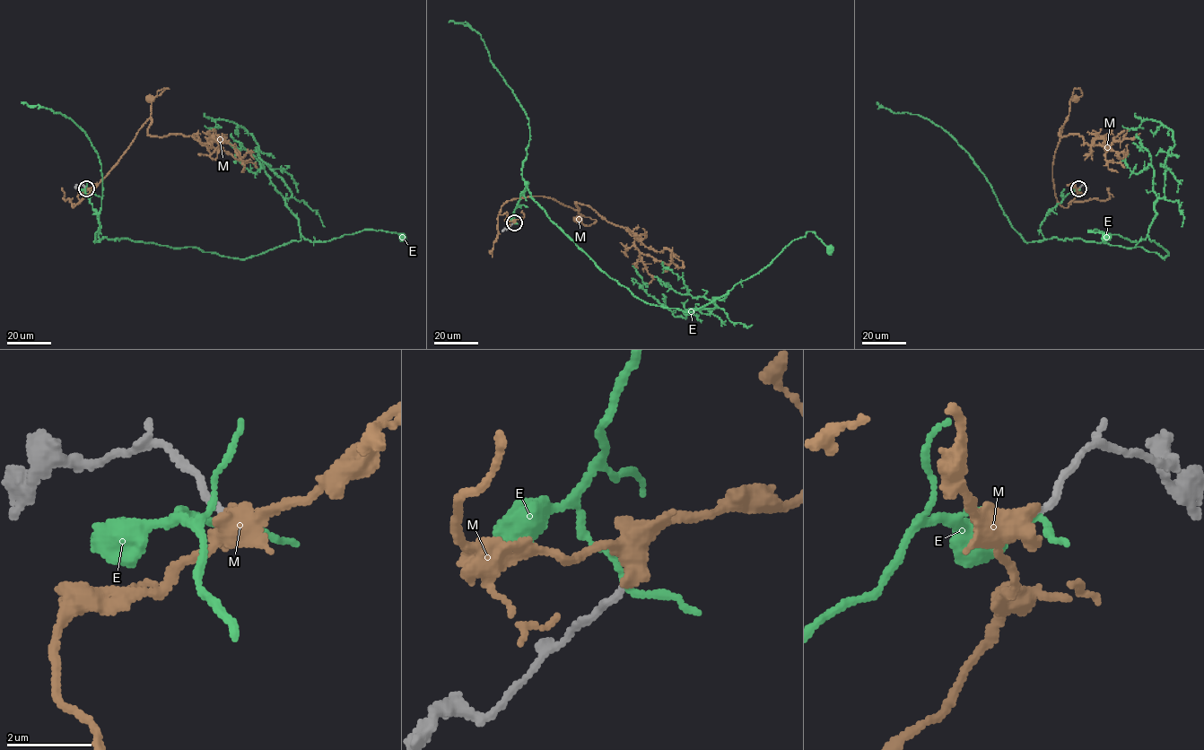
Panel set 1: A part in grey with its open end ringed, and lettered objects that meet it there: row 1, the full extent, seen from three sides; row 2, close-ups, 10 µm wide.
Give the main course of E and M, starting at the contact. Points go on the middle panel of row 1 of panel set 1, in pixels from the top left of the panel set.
E: (513, 222), (527, 184), (546, 216), (610, 277), (651, 304), (684, 311), (728, 294), (807, 231), (828, 249)
M: (514, 222), (505, 220), (501, 207), (530, 196), (554, 199), (596, 221), (585, 225), (577, 218)

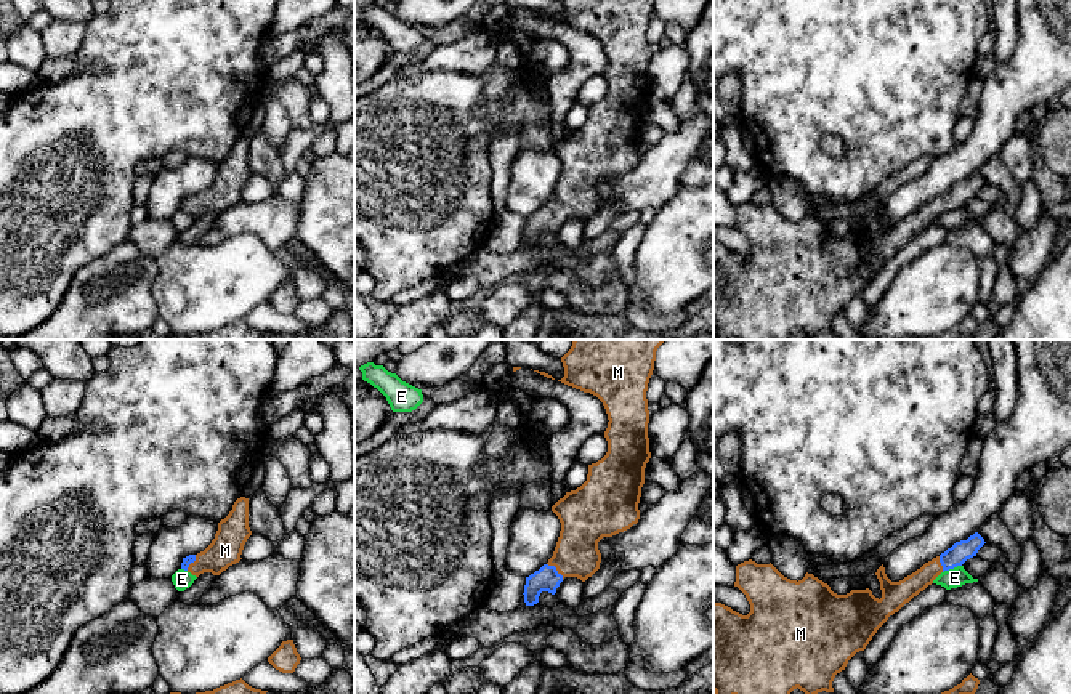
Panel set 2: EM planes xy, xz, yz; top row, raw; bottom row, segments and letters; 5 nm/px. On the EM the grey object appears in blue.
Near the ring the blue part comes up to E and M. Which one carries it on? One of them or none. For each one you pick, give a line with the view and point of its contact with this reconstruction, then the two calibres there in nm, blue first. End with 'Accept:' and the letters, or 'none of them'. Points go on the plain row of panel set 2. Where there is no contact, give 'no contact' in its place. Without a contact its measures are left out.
M: meets blue in xz at (555, 210); 130 nm thick on the blue side, 220 nm on the other
Accept: M

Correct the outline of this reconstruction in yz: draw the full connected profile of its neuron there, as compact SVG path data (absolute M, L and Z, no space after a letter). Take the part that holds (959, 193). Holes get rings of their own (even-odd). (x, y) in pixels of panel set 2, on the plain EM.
M975 173L899 223L891 223L882 205L875 213L882 231L880 240L869 229L837 236L827 224L808 213L798 223L790 221L771 204L757 205L749 200L738 205L734 228L746 236L750 253L742 256L721 244L713 244L715 340L733 337L738 340L789 340L797 329L808 338L822 332L834 333L835 316L845 311L856 293L866 290L890 256L932 226L941 213L976 197L984 184L984 180Z

